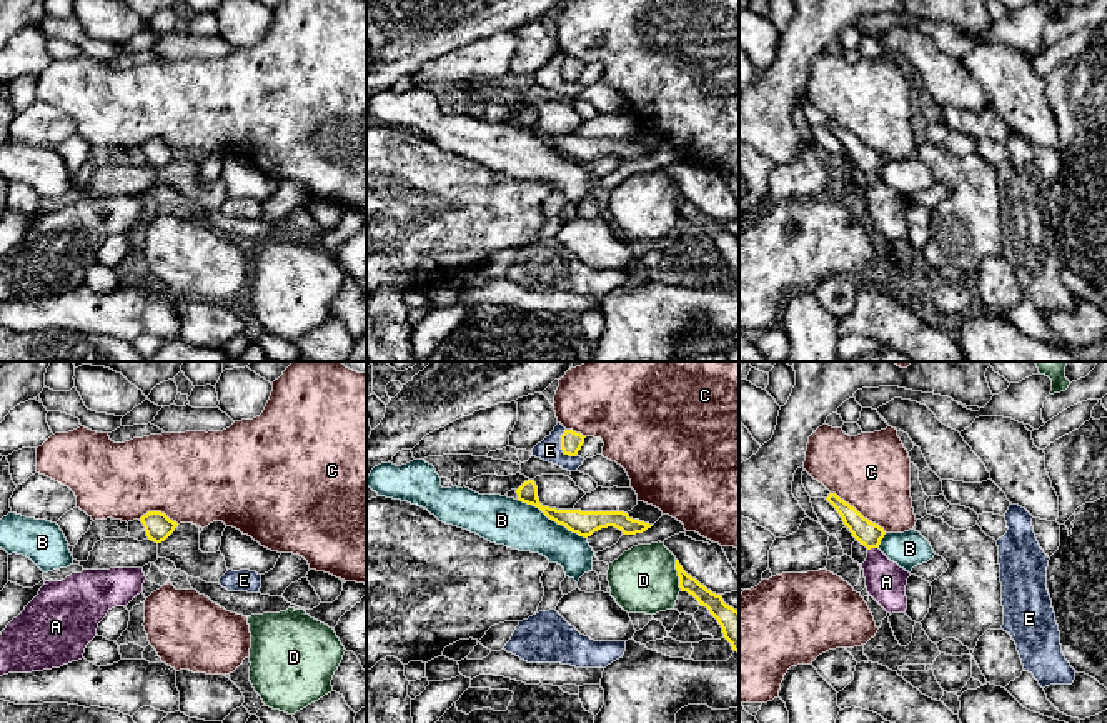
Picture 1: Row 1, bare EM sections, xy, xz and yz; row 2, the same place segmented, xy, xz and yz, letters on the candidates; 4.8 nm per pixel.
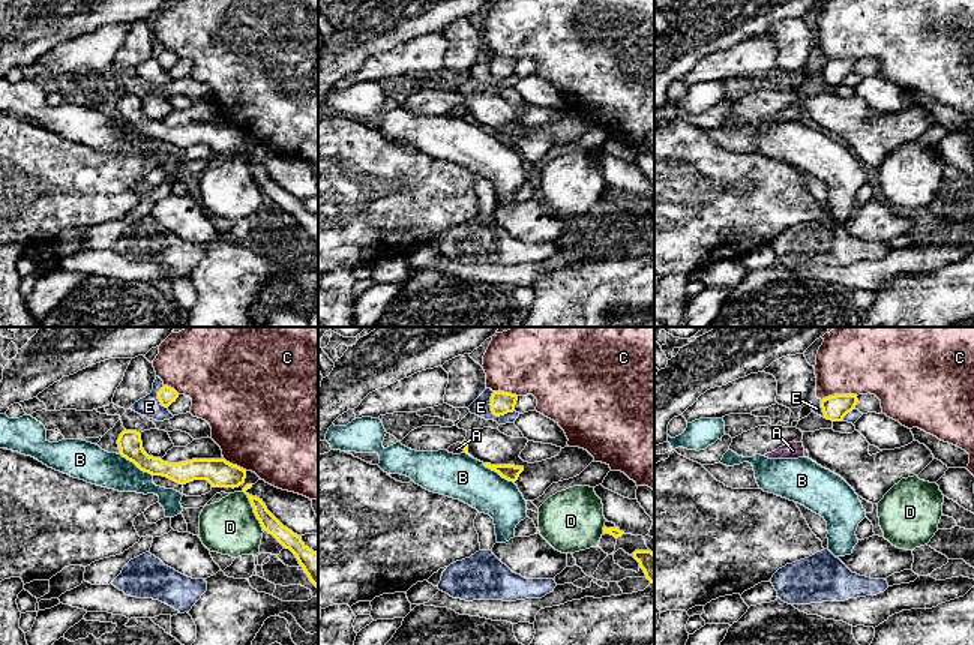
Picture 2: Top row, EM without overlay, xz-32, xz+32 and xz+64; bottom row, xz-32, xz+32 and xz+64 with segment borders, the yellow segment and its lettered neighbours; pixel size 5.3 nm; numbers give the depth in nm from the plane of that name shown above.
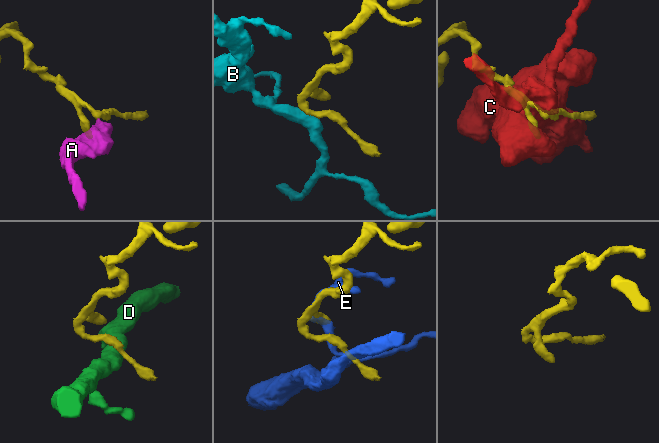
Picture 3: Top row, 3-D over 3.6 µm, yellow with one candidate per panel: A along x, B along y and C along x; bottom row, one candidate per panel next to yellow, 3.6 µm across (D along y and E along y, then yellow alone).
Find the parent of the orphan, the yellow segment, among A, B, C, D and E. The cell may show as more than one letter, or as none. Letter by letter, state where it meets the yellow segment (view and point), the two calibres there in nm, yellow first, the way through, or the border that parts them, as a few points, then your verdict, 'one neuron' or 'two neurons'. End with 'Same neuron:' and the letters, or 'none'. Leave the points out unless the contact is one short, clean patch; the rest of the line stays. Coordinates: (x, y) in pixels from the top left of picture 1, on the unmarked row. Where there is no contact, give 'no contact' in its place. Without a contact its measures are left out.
A: contact yz (873, 174); calibres 120 and 190 nm; way yz (868, 160), (873, 174), (878, 197), (886, 209); one neuron
B: contact xz (553, 147); calibres 120 and 240 nm; border xz (518, 125), (538, 134), (550, 145), (586, 165); two neurons
C: contact yz (858, 139); calibres 120 and 380 nm; two neurons
D: contact xz (678, 202); calibres 90 and 320 nm; border xz (675, 187), (681, 217); two neurons
E: contact xz (561, 74); calibres 110 and 110 nm; two neurons
Same neuron: A

